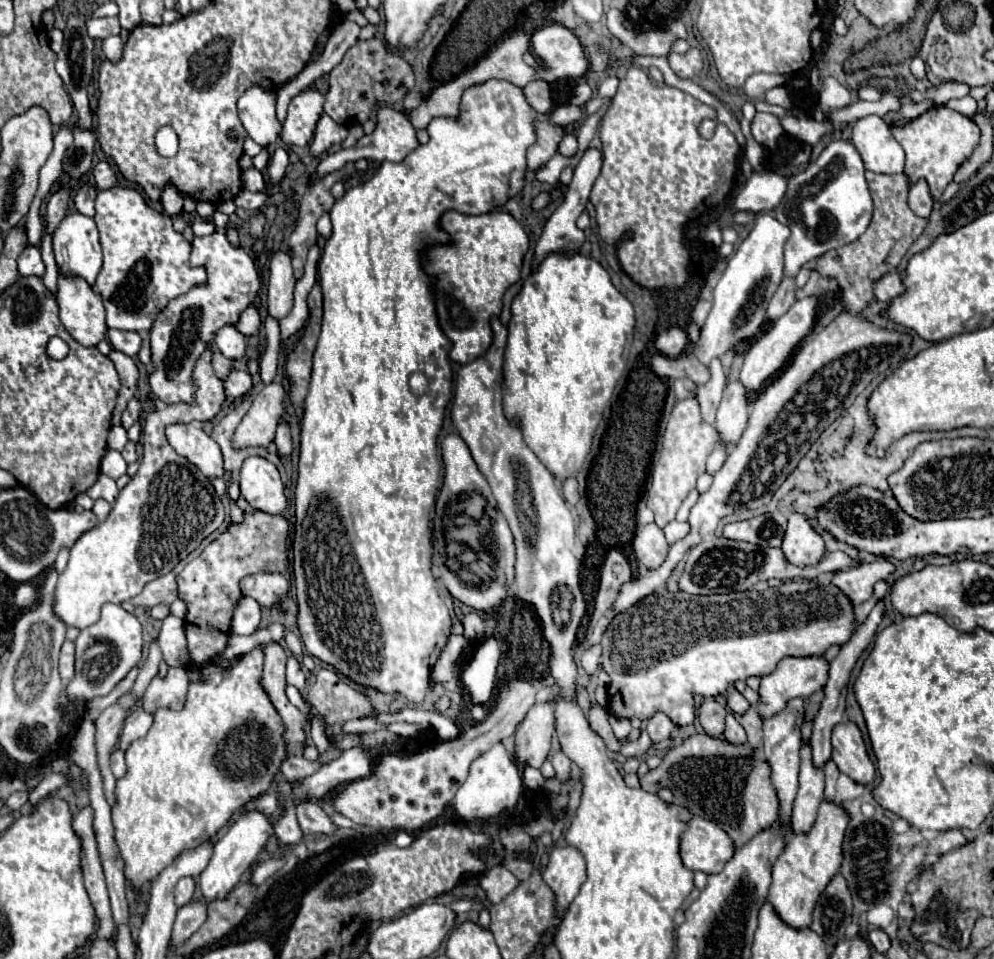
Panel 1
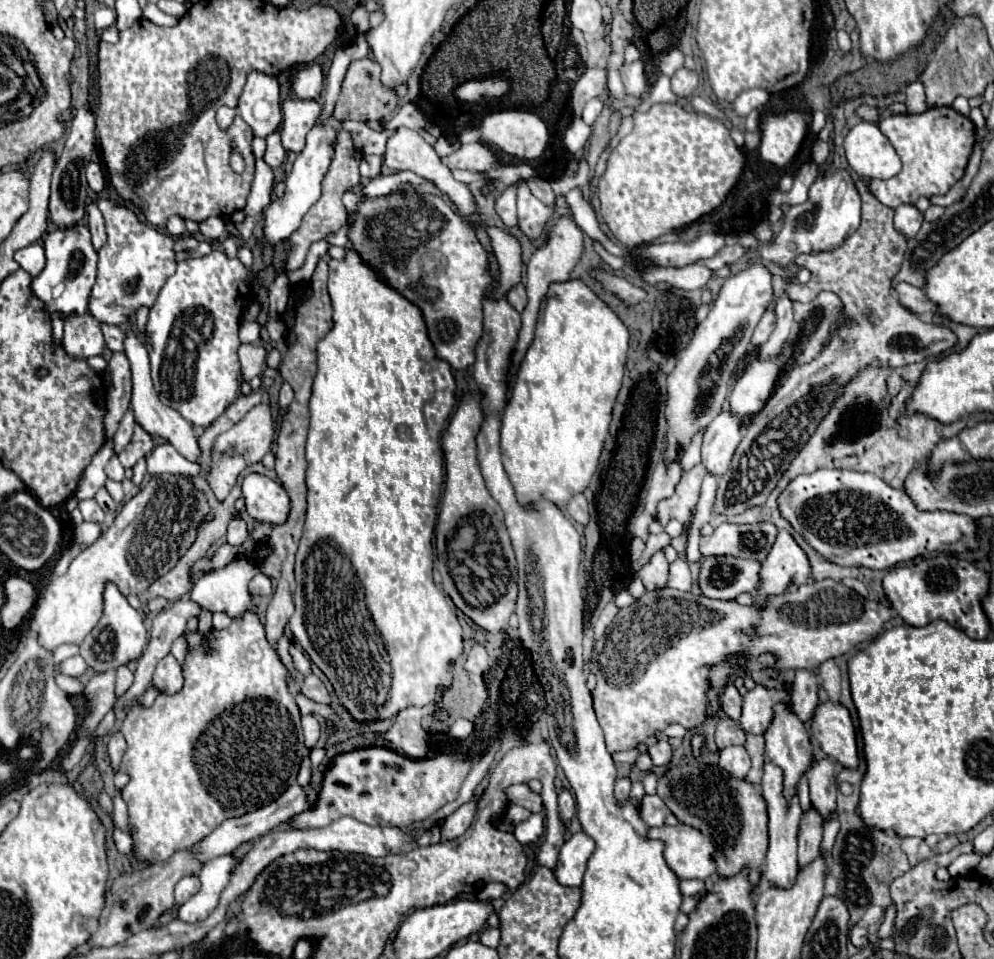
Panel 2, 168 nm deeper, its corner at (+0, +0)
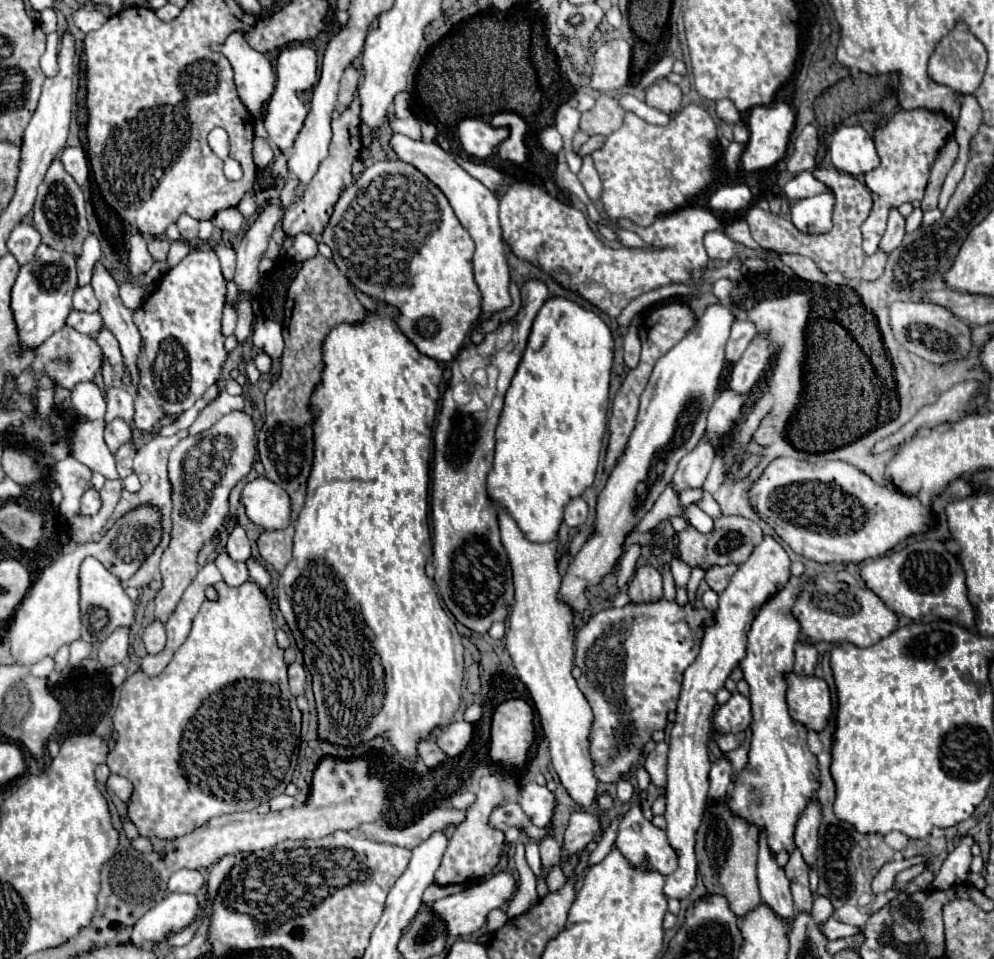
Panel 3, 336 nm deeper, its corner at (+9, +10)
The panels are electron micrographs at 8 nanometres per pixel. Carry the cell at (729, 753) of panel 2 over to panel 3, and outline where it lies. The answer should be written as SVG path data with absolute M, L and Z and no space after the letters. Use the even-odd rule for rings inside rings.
M717 759L717 761L711 765L709 783L711 783L711 789L709 789L709 799L711 799L711 803L723 801L725 795L727 795L729 783L731 783L731 765L729 765L727 759Z

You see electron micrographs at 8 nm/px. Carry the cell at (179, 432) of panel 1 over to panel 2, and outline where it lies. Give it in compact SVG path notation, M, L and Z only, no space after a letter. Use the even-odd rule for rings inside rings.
M126 325L126 341L124 341L124 353L130 361L130 367L132 367L132 383L134 383L134 389L132 389L132 409L134 409L134 415L136 415L136 421L138 425L142 425L142 429L150 435L158 435L162 439L166 439L182 457L186 457L188 461L198 461L200 457L200 445L198 445L198 437L192 429L192 425L176 411L176 409L170 409L168 405L164 405L154 387L152 387L152 379L150 379L150 363L148 363L148 353L146 353L146 347L142 345L142 341L138 339L138 335L132 333L130 325Z

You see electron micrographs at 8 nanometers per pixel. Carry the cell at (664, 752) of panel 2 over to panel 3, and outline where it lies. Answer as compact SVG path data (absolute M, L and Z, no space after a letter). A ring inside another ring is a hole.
M661 741L657 743L655 751L651 751L647 757L645 757L645 763L643 763L645 771L649 773L651 777L651 783L657 787L657 789L665 789L667 785L667 743Z

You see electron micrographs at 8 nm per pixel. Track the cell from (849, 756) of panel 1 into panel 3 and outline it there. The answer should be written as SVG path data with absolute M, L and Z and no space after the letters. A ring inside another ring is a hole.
M795 671L787 673L785 681L791 717L813 731L821 731L831 715L831 695L827 683L815 675L797 675Z

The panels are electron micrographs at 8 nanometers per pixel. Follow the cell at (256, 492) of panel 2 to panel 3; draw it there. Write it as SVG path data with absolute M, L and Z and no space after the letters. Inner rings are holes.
M257 477L243 489L243 505L247 517L267 531L285 529L291 521L289 495L265 477Z

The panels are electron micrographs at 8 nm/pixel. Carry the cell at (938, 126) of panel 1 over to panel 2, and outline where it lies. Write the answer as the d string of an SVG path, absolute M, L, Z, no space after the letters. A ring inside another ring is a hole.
M930 107L918 115L888 115L880 119L880 131L894 145L902 159L902 171L884 181L870 181L870 191L884 205L898 207L904 203L916 203L920 195L944 195L954 185L968 165L968 157L976 143L974 123L954 111L952 107Z

